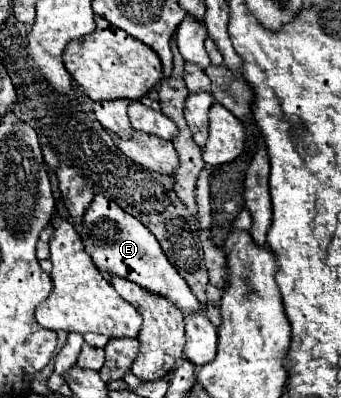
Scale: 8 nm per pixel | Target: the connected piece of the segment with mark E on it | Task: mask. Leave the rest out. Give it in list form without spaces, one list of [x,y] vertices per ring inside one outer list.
[[[96,195],[90,207],[84,211],[84,219],[78,233],[84,243],[84,251],[92,257],[94,265],[104,275],[118,275],[144,287],[146,291],[162,295],[164,299],[174,303],[180,311],[184,311],[184,315],[202,311],[202,303],[194,297],[186,281],[172,267],[162,247],[158,245],[156,237],[138,219],[122,211],[114,201],[106,199],[104,195]]]

